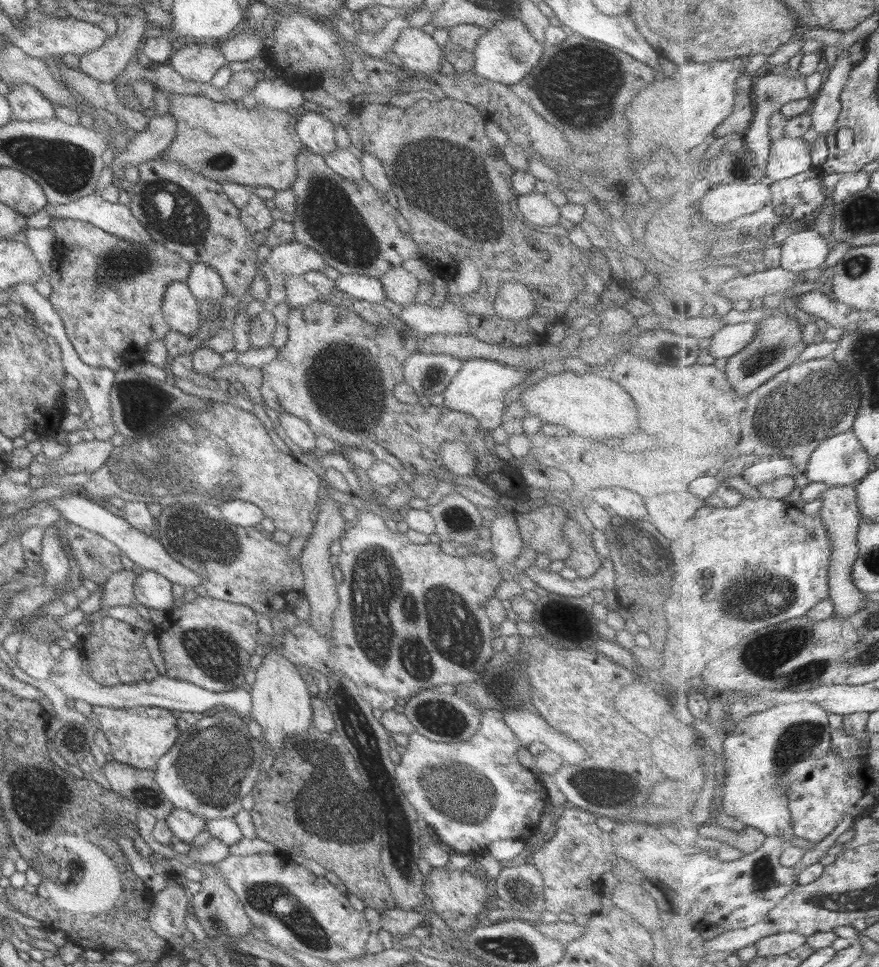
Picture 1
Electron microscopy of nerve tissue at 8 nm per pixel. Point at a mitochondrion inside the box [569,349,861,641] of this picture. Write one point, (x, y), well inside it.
(778, 591)

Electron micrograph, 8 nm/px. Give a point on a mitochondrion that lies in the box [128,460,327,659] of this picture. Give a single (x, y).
(202, 538)

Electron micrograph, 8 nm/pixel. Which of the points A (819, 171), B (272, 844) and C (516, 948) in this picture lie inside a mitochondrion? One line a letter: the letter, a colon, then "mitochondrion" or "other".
A: other
B: other
C: mitochondrion

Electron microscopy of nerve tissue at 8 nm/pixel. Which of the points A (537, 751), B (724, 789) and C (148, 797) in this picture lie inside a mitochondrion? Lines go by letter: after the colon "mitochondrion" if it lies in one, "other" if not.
A: other
B: other
C: other

